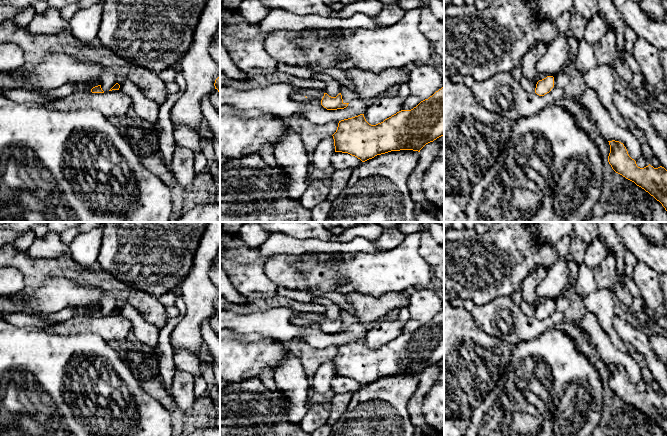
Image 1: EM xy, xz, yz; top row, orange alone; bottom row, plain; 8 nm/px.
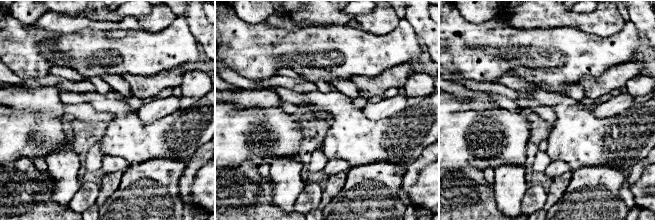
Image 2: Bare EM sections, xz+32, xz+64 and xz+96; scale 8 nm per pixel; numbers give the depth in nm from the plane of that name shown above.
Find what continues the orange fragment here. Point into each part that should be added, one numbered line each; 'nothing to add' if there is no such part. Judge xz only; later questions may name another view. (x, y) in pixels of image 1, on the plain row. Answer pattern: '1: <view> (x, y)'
nothing to add

